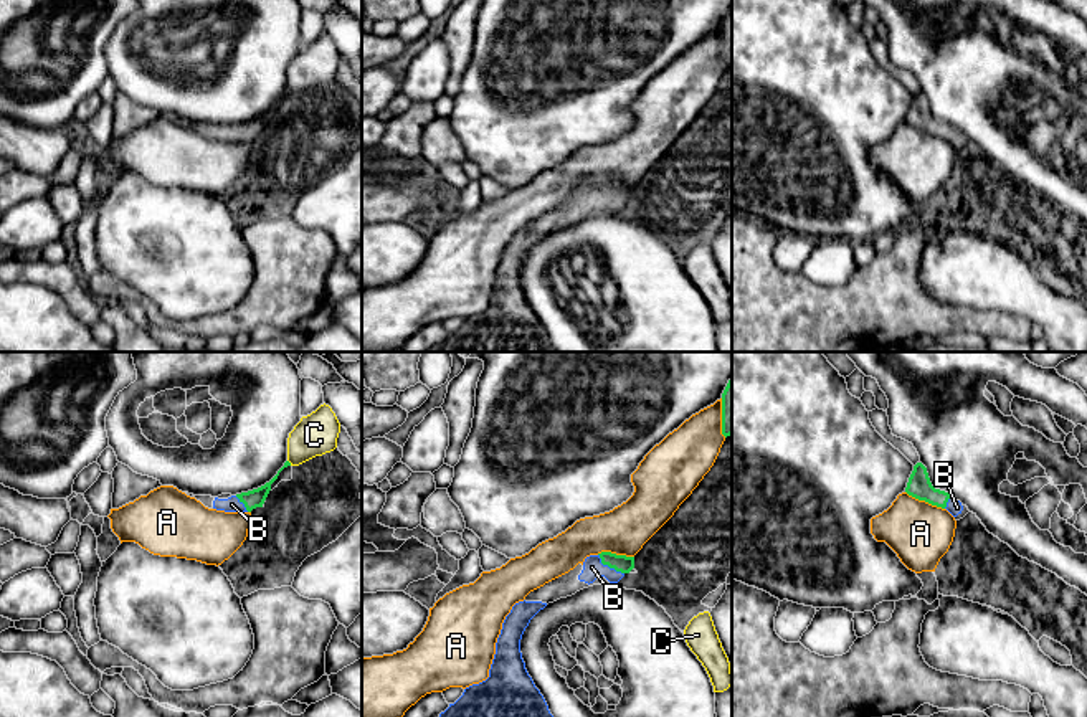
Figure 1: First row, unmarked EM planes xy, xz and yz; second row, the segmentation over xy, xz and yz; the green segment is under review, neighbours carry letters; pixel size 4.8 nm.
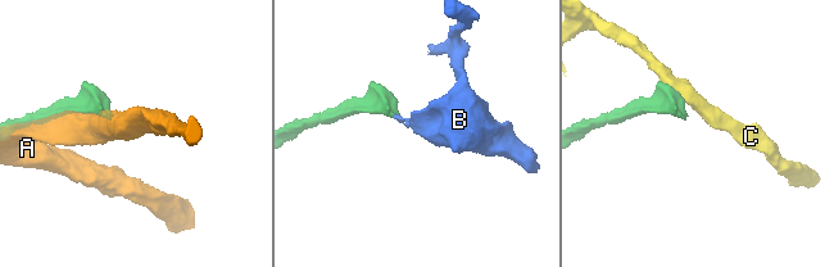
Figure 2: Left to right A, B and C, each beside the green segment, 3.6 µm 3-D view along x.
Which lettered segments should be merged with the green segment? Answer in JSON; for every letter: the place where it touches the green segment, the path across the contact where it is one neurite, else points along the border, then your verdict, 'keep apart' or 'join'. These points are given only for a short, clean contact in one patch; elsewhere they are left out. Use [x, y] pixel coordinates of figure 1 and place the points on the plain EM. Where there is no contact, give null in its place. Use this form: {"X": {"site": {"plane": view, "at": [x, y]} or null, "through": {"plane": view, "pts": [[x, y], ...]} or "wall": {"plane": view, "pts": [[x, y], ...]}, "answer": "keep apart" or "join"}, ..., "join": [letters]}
{"A": {"site": {"plane": "yz", "at": [925, 131]}, "answer": "keep apart"}, "B": {"site": {"plane": "xz", "at": [608, 195]}, "through": {"plane": "xz", "pts": [[623, 194], [608, 195], [592, 197]]}, "answer": "join"}, "C": {"site": {"plane": "xy", "at": [289, 93]}, "wall": {"plane": "xy", "pts": [[288, 90], [291, 94]]}, "answer": "keep apart"}, "join": ["B"]}

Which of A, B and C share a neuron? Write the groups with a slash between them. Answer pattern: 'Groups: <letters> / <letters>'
Groups: A / B / C

